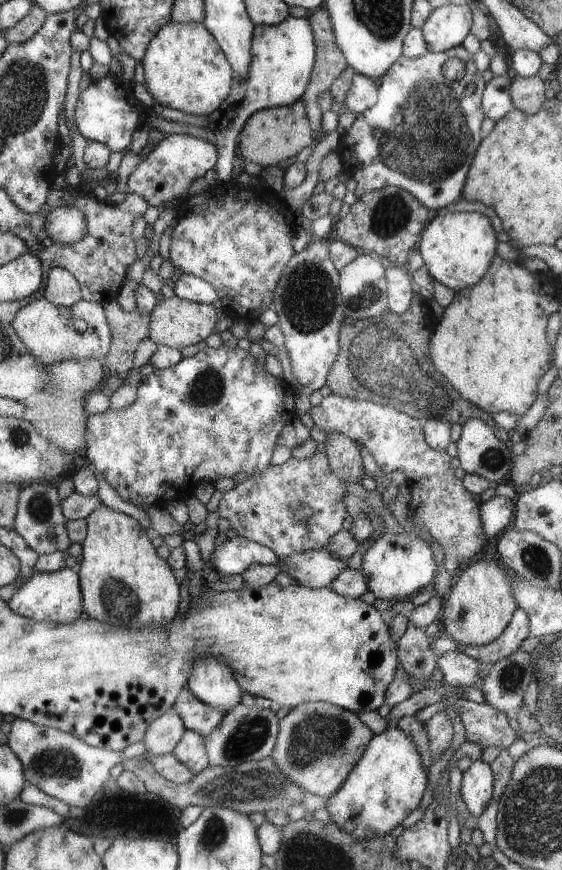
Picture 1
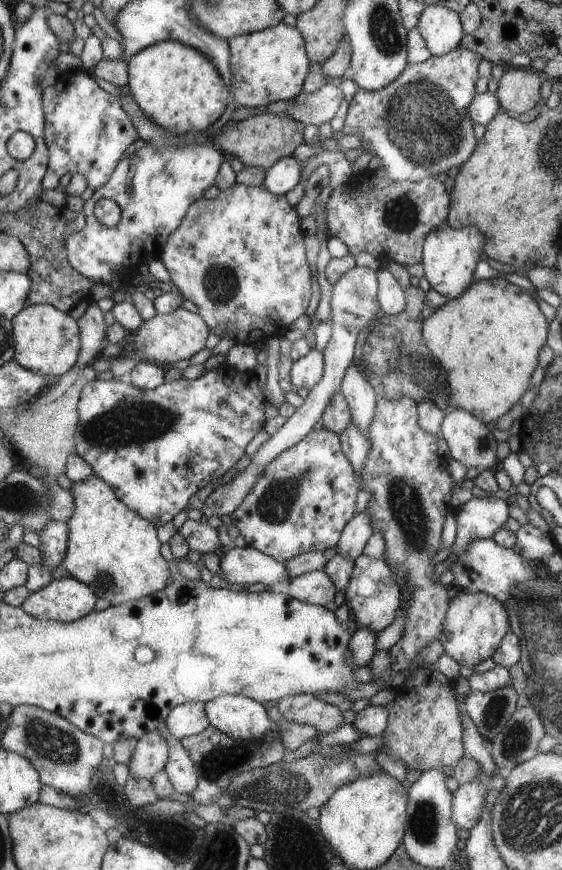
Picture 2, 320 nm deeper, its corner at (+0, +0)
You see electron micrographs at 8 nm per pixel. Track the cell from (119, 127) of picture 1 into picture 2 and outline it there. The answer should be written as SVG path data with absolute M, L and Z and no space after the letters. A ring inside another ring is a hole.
M86 70L60 73L54 84L44 88L46 112L46 141L50 148L50 166L42 185L59 188L60 178L67 173L84 174L94 191L111 180L127 148L139 139L134 120L113 94L99 88L95 77Z

